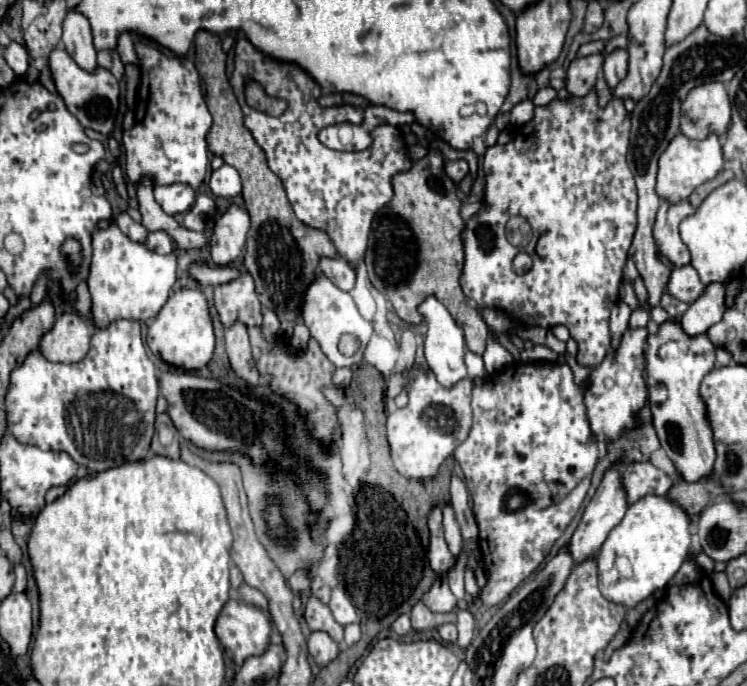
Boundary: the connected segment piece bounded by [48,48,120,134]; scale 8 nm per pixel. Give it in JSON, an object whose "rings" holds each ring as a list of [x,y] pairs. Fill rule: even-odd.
{"rings":[[[64,48],[52,50],[48,56],[48,62],[50,62],[56,90],[62,96],[68,112],[74,114],[84,128],[92,128],[100,134],[110,134],[114,128],[114,120],[118,112],[118,96],[120,96],[120,86],[114,74],[102,66],[98,66],[92,72],[82,70]]]}

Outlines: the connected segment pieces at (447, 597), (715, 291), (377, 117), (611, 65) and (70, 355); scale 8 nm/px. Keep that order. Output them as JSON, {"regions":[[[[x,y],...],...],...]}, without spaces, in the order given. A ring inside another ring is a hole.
{"regions":[[[[442,572],[438,576],[438,582],[434,582],[434,586],[430,588],[430,592],[426,594],[424,598],[424,604],[432,610],[432,612],[438,612],[438,614],[444,614],[444,612],[452,612],[456,606],[458,606],[458,600],[456,596],[452,594],[450,586],[448,586],[448,572]]],[[[708,286],[704,298],[698,298],[690,304],[686,314],[680,318],[680,326],[688,336],[706,334],[710,326],[722,320],[726,306],[724,306],[724,286]]],[[[370,104],[364,110],[364,124],[368,130],[374,130],[380,124],[392,124],[392,126],[402,126],[402,124],[412,124],[414,116],[410,112],[398,112],[386,106],[374,106]]],[[[614,50],[606,54],[604,60],[604,78],[610,88],[616,88],[620,80],[624,80],[628,74],[628,52],[626,50]]],[[[76,312],[62,314],[42,336],[38,348],[50,362],[80,362],[88,352],[90,330]]]]}

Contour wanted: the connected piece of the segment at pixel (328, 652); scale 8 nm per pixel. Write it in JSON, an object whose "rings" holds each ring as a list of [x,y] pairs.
{"rings":[[[324,632],[310,634],[310,638],[308,638],[308,654],[318,666],[326,666],[332,660],[336,660],[338,652],[340,652],[340,648],[336,646],[336,642],[332,642],[332,638],[328,638],[328,634],[324,634]]]}

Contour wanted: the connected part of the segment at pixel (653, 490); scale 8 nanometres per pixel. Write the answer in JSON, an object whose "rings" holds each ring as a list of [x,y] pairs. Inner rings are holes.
{"rings":[[[630,462],[622,468],[622,482],[626,488],[628,502],[634,504],[646,494],[666,496],[674,480],[660,468],[656,468],[652,462]]]}

